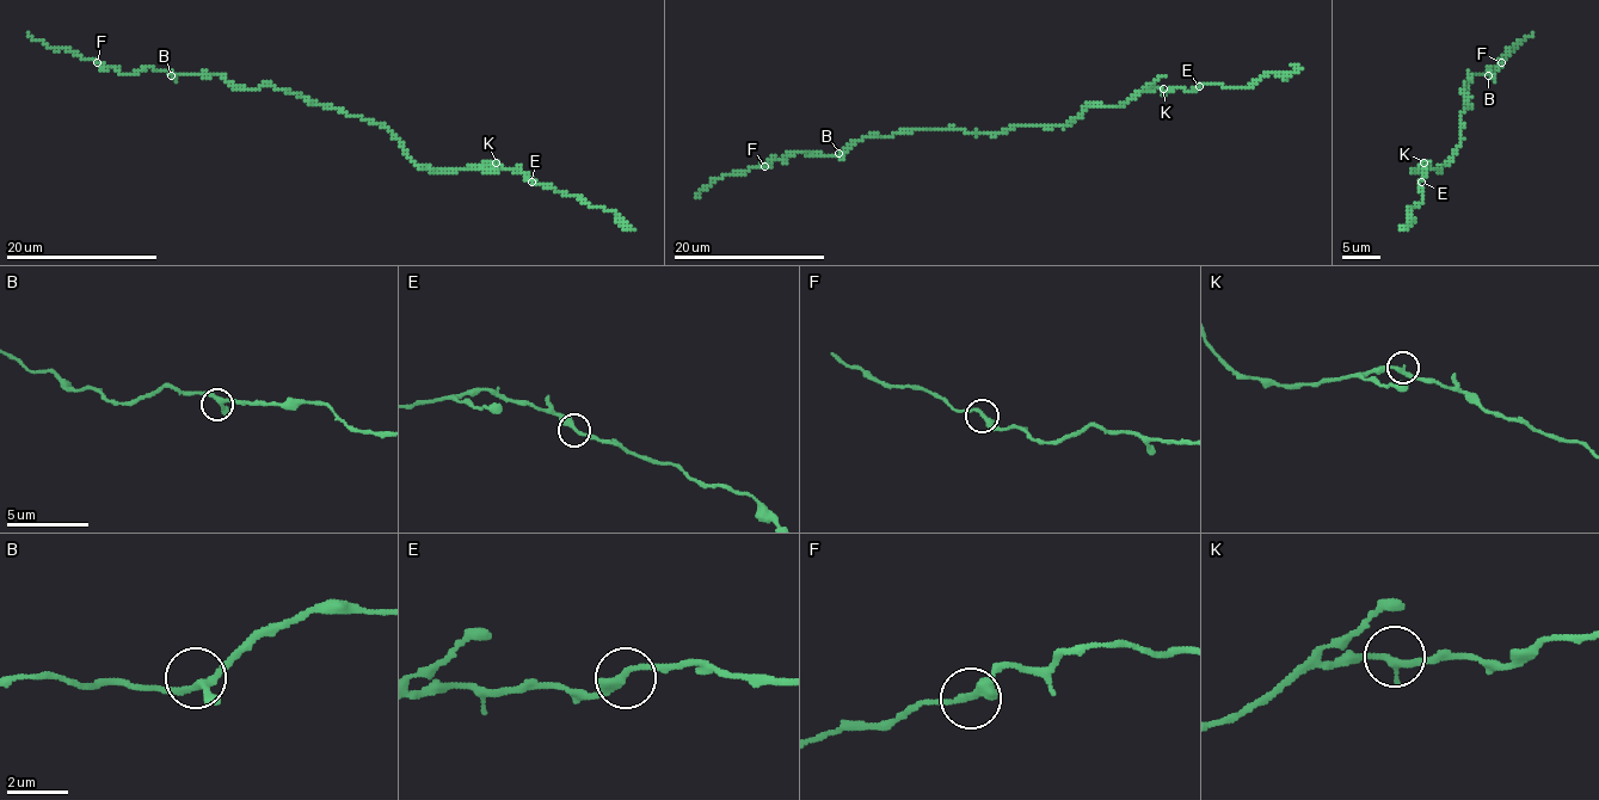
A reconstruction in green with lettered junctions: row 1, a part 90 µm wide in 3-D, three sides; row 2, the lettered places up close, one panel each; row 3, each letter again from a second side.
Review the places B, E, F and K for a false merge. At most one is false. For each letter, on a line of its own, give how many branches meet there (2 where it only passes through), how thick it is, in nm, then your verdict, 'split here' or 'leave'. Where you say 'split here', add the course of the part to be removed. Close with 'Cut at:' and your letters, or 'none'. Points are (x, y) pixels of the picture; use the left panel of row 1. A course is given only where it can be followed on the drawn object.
B: 2 | 280 nm | leave
E: 2 | 300 nm | leave
F: 2 | 320 nm | leave
K: 2 | 260 nm | leave
Cut at: none

